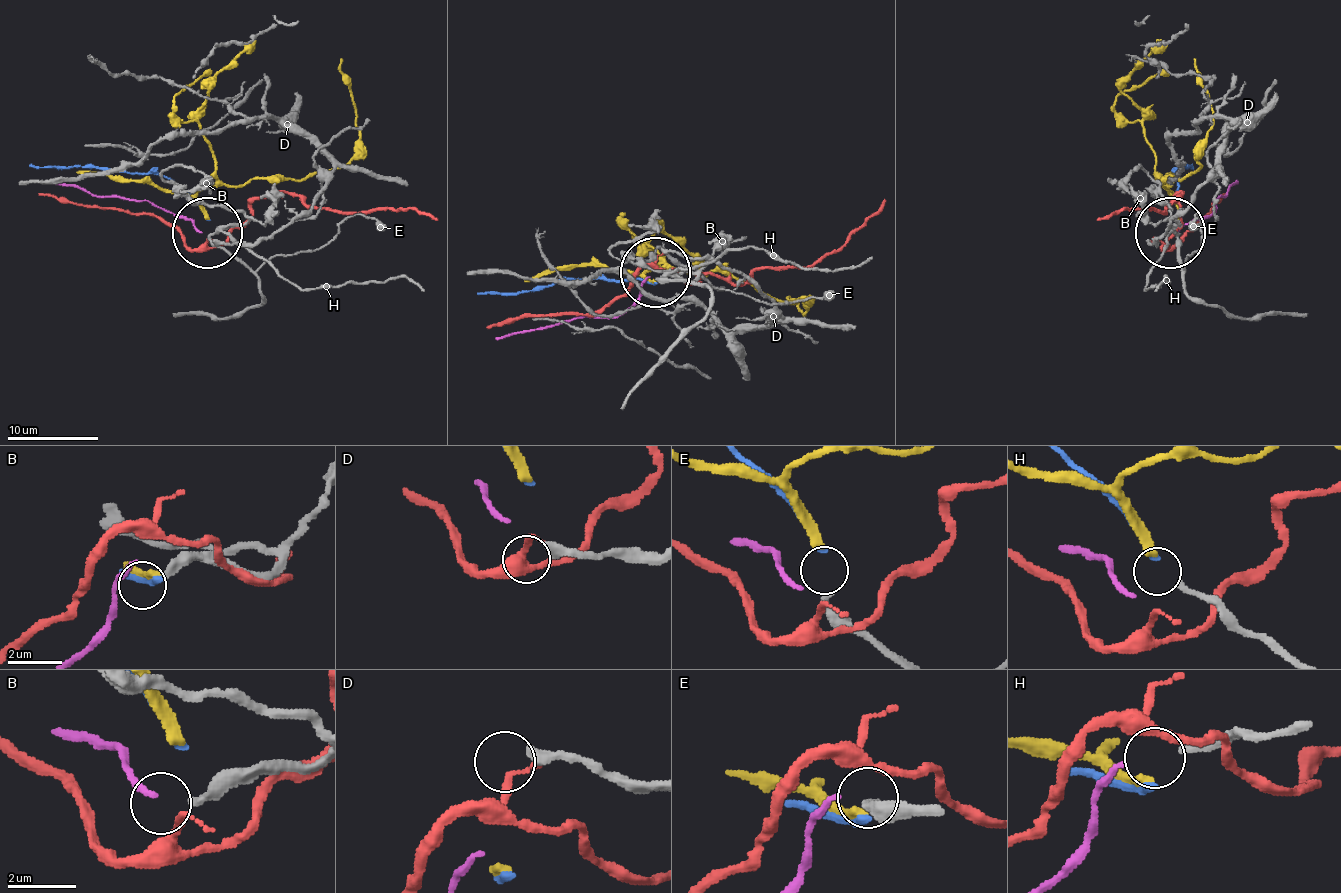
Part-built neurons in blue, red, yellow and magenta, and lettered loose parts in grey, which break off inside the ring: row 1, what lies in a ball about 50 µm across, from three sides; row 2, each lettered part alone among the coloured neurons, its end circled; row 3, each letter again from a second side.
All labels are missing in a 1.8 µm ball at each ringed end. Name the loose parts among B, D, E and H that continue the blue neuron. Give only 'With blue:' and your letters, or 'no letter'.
With blue: no letter

